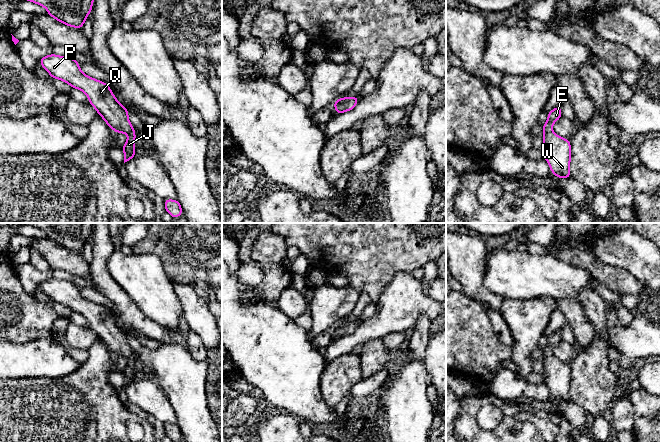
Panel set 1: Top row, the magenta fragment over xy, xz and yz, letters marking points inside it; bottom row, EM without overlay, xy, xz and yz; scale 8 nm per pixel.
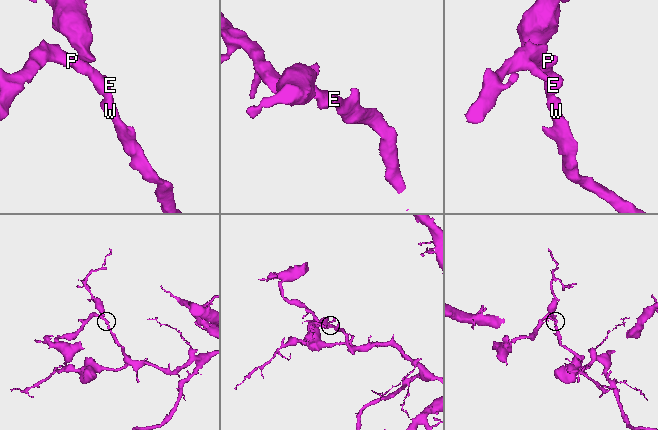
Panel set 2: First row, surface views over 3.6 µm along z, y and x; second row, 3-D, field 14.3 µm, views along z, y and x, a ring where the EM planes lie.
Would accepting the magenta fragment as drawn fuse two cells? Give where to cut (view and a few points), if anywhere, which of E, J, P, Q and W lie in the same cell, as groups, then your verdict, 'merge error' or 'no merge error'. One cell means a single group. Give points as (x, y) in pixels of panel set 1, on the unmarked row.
no cut; E J P Q W; no merge error

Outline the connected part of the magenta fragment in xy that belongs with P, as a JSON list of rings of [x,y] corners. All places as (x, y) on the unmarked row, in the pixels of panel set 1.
[[[50,278],[41,282],[39,286],[53,303],[60,303],[72,312],[83,315],[88,320],[89,327],[112,354],[128,358],[128,363],[122,371],[124,387],[132,383],[136,379],[134,371],[136,357],[128,343],[128,333],[117,325],[109,309],[85,299],[72,281]]]

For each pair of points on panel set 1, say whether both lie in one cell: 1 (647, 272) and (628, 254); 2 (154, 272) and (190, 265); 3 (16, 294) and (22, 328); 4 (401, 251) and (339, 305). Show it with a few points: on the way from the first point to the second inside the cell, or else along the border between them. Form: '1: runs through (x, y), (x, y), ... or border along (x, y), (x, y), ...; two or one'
1: runs through (642, 267), (633, 258); one
2: border along (150, 252), (159, 258), (167, 277), (173, 283); two
3: runs through (16, 302), (16, 315), (21, 320); one
4: border along (349, 285), (359, 293); two

